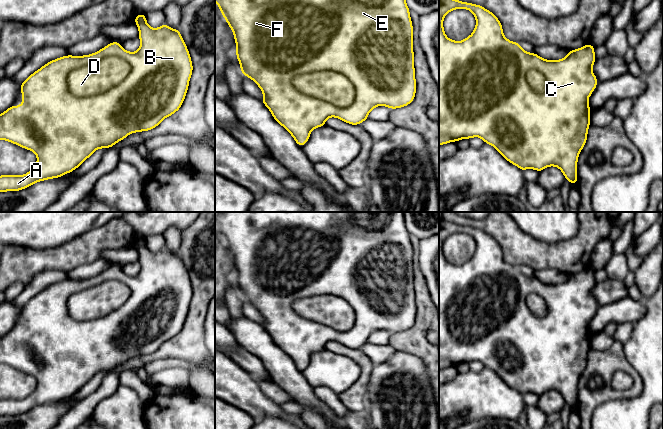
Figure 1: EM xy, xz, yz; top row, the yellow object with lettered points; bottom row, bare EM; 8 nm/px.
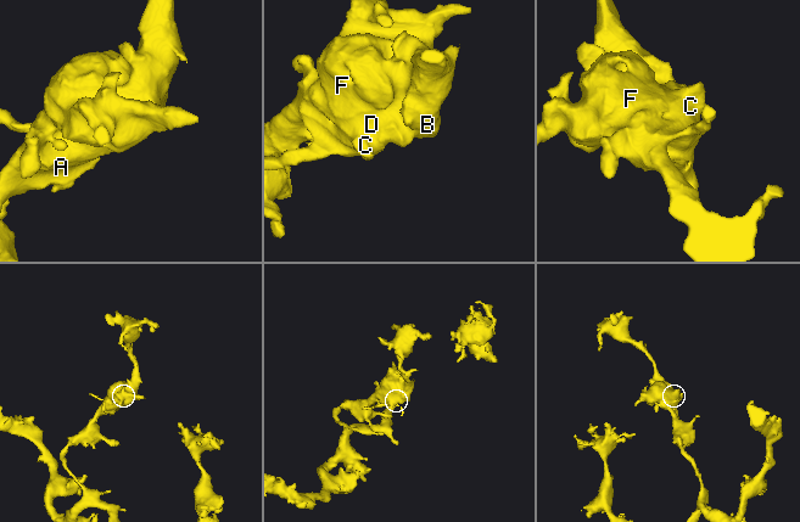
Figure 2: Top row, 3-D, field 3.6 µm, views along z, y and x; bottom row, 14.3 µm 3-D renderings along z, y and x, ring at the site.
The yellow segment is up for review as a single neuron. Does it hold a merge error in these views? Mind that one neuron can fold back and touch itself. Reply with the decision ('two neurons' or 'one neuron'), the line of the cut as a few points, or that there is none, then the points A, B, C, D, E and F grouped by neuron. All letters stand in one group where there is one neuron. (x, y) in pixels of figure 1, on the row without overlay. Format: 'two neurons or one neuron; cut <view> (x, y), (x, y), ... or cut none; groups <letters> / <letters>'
two neurons; cut xy (131, 291), (119, 307), (99, 317), (75, 319), (67, 311); groups A B C E F / D

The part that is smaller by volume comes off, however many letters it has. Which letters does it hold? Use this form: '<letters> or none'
D

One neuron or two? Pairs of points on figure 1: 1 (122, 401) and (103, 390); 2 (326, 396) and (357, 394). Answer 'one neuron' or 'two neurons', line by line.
1: two neurons
2: two neurons

